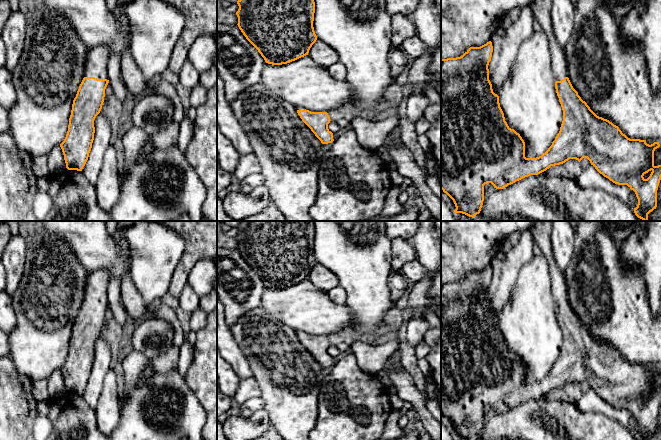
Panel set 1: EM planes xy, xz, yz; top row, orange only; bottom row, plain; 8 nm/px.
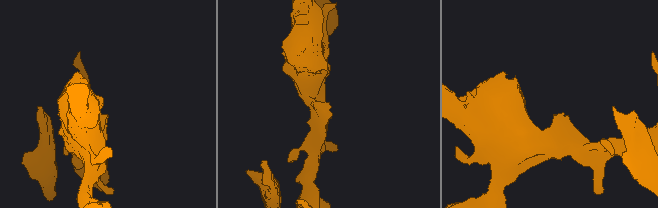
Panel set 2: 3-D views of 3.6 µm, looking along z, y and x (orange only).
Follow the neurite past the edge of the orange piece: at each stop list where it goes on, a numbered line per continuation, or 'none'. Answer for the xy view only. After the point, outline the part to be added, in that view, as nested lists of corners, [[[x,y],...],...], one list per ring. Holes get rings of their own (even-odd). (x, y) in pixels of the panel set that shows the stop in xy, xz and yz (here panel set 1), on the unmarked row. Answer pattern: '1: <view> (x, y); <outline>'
1: xy (96, 287); [[[106,270],[89,272],[85,283],[84,301],[109,304],[108,286],[111,279],[110,272]]]

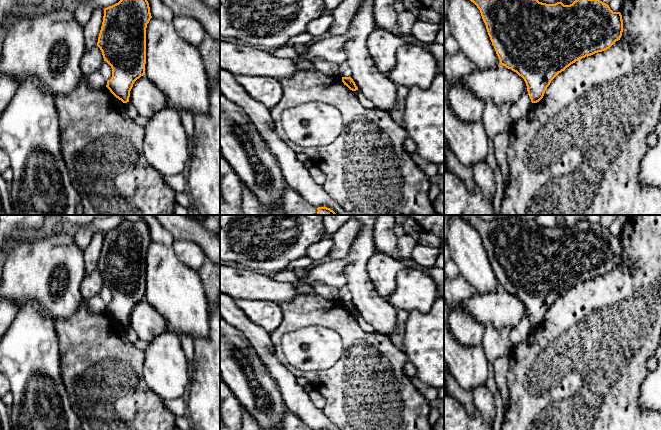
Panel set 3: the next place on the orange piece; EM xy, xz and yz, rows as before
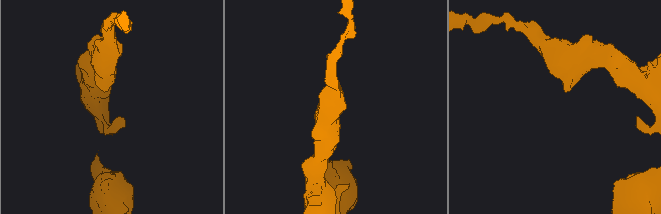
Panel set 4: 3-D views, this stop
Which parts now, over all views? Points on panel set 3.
none

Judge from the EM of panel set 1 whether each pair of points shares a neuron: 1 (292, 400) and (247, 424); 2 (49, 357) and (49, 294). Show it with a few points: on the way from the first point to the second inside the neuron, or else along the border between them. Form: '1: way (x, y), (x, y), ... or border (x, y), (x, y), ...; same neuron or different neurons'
1: border (263, 408), (268, 414), (272, 425); different neurons
2: way (49, 341), (49, 310); same neuron

